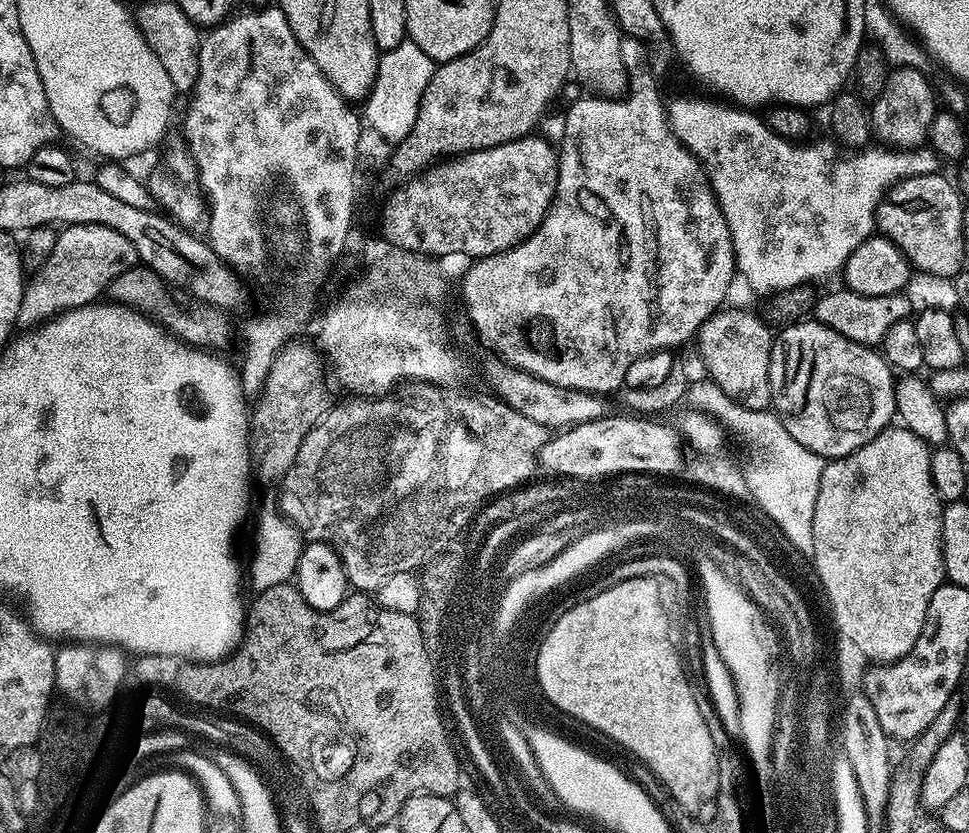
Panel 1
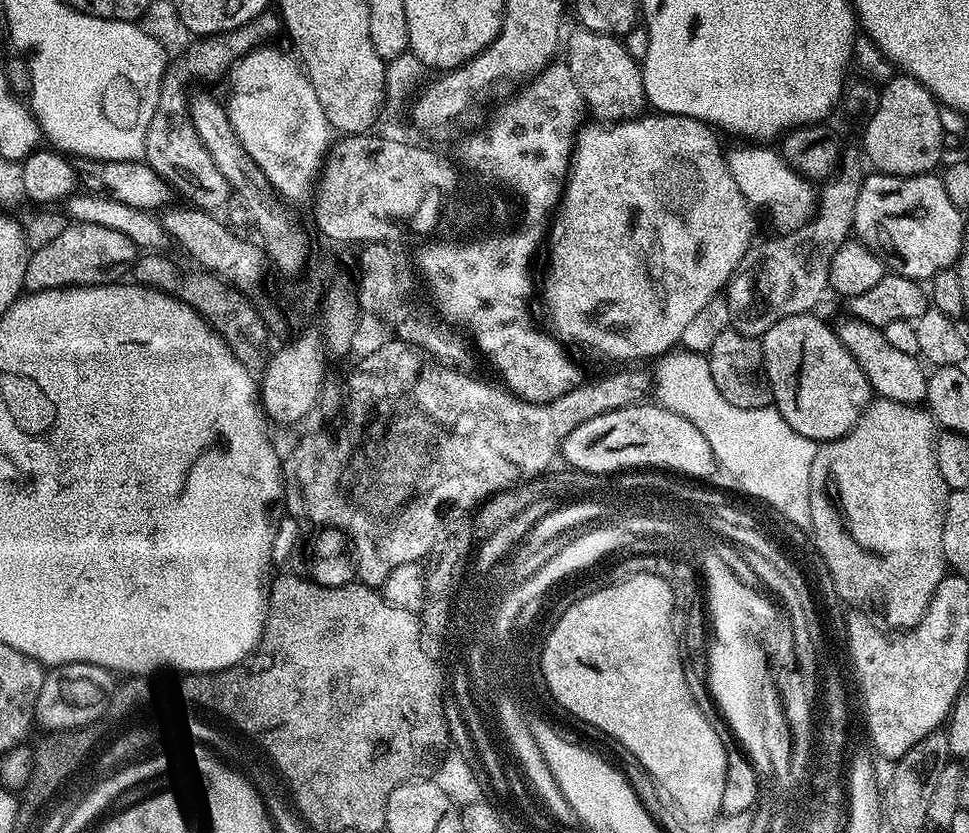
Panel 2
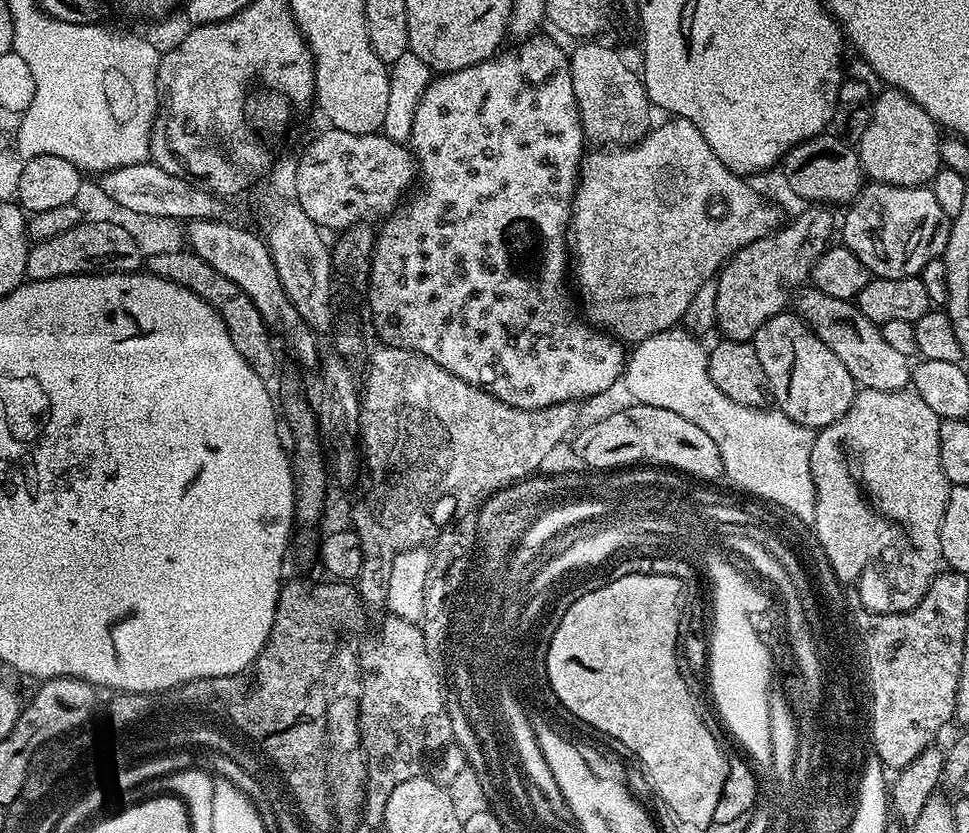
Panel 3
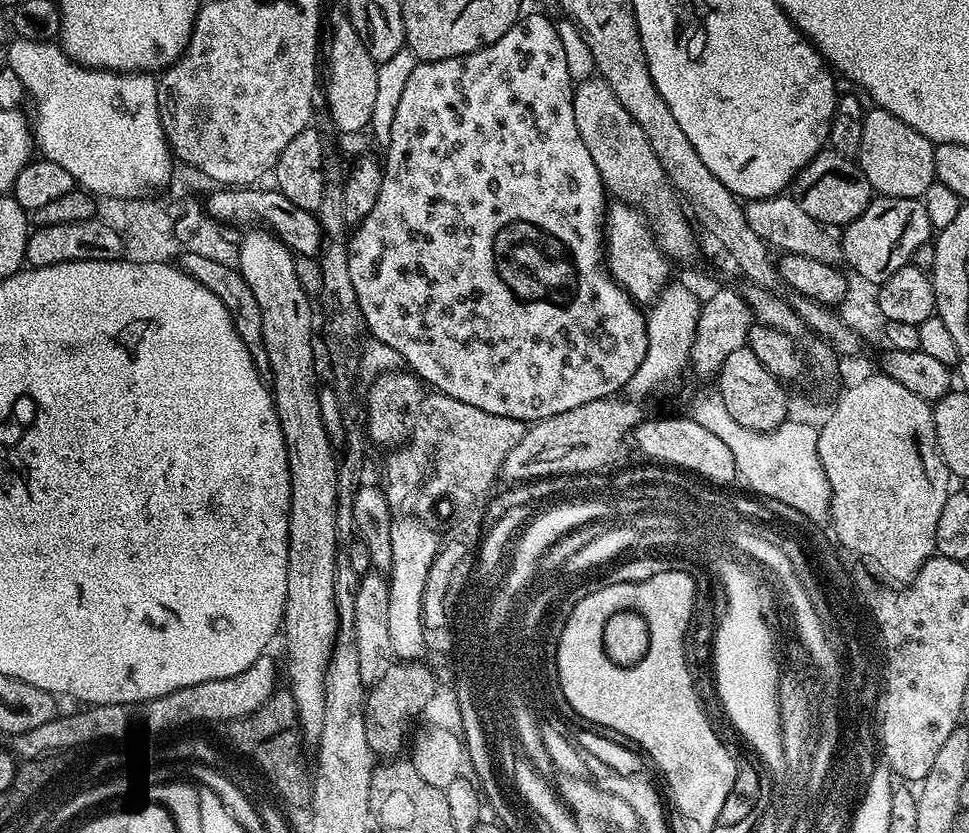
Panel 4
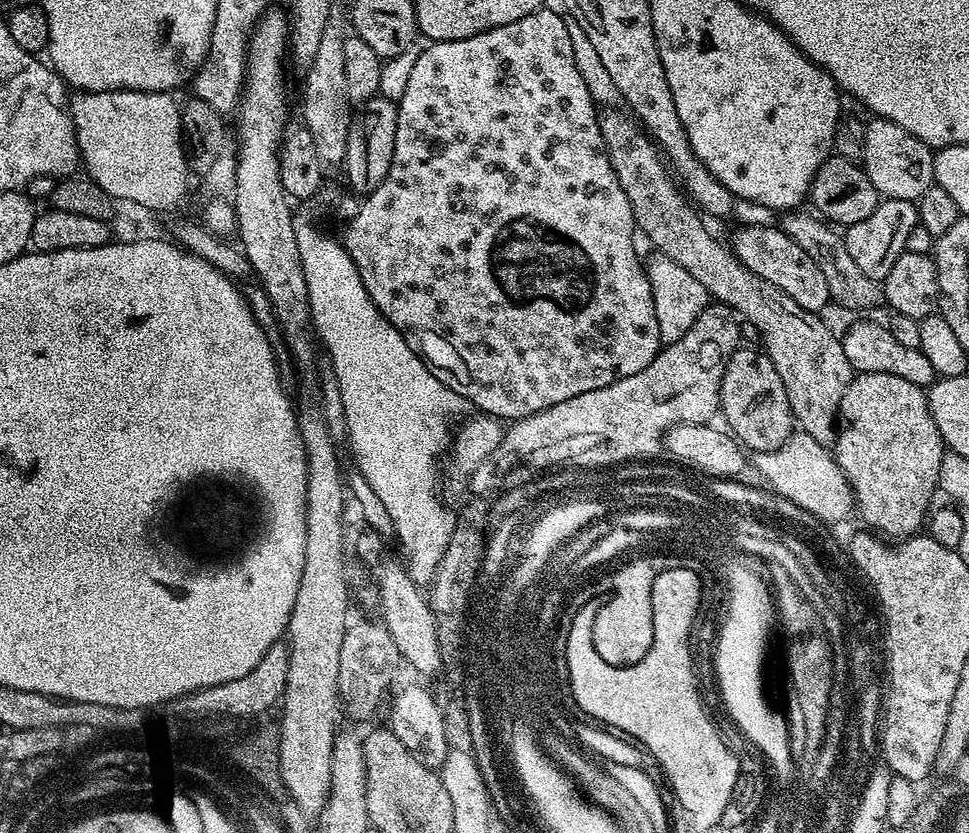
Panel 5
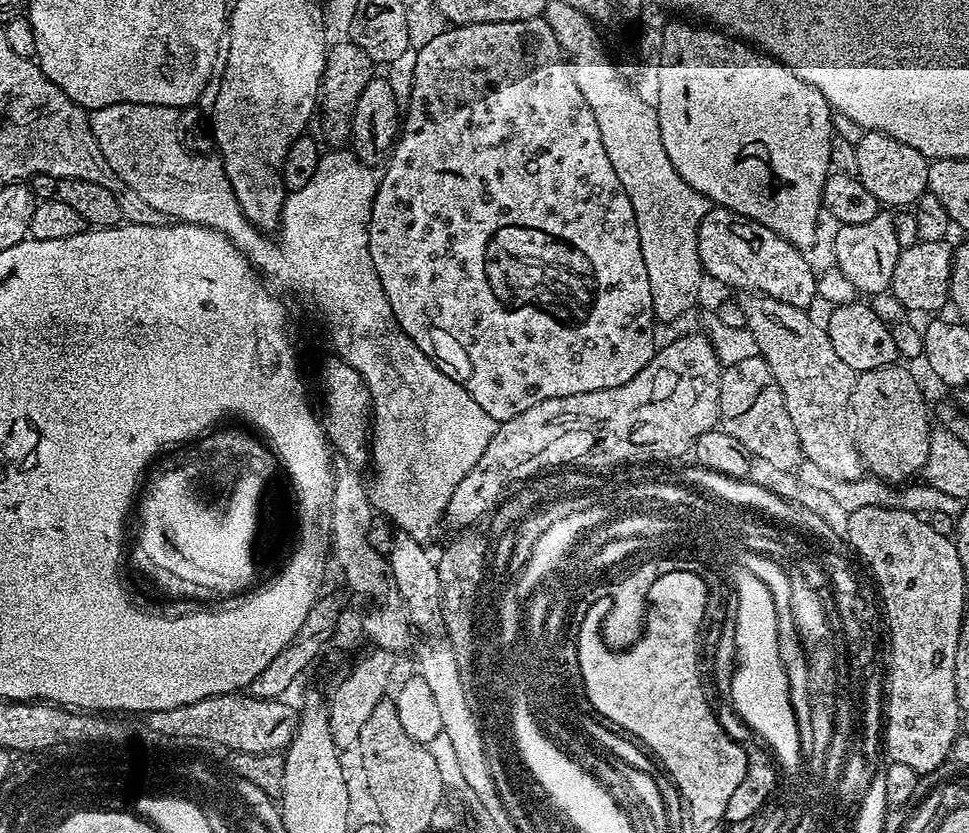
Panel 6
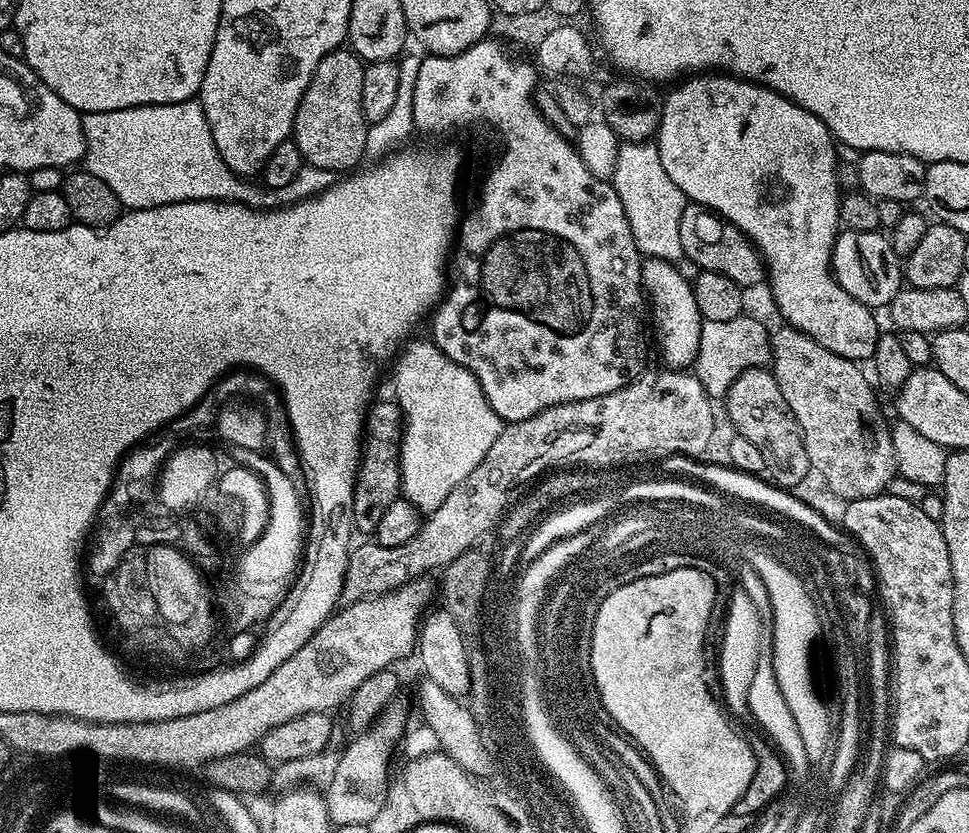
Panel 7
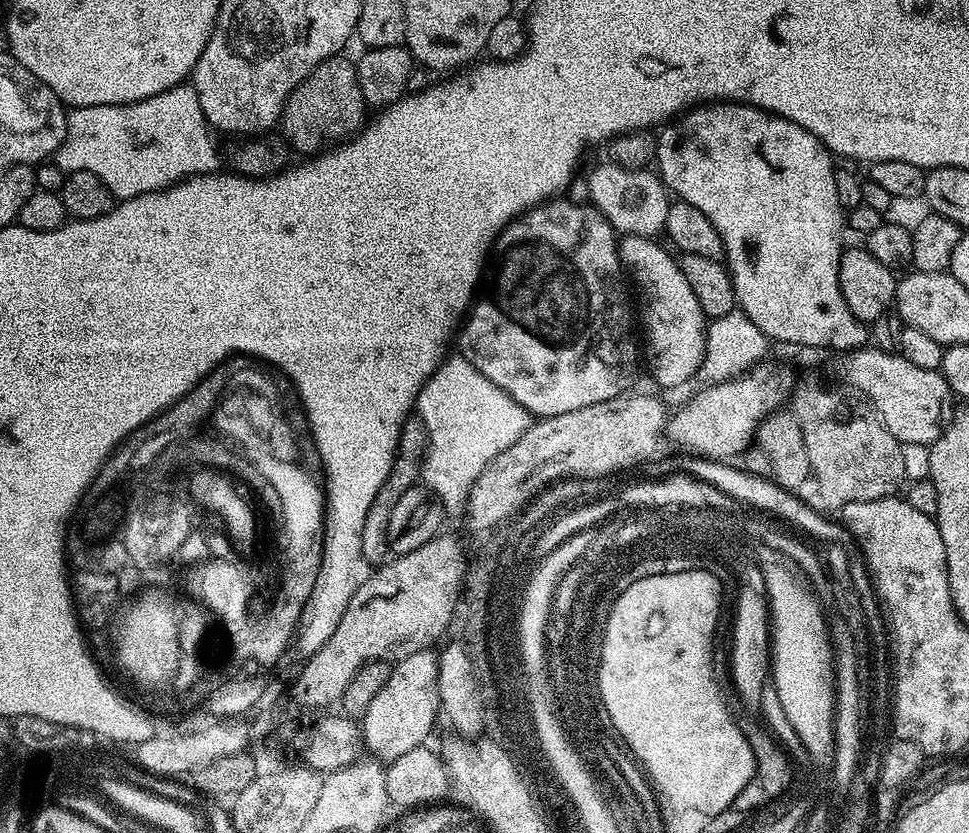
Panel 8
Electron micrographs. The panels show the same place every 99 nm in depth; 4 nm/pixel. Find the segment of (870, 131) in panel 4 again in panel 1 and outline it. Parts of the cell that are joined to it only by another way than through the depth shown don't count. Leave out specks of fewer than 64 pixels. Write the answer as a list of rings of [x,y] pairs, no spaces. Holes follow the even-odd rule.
[[[897,68],[889,71],[882,94],[878,94],[878,98],[870,104],[870,127],[875,139],[880,139],[877,141],[896,150],[918,148],[927,141],[932,119],[938,111],[938,96],[936,100],[932,93],[932,84],[924,75],[918,68]]]

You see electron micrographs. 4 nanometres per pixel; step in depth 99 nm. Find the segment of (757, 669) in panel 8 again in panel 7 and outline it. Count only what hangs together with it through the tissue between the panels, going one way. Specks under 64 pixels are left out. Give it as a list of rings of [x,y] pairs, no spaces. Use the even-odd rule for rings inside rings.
[[[742,584],[736,586],[730,598],[724,632],[720,644],[720,658],[718,660],[718,672],[720,684],[724,694],[723,703],[733,719],[751,723],[752,711],[749,708],[749,694],[751,683],[754,682],[755,671],[763,659],[762,653],[762,613],[754,606]]]

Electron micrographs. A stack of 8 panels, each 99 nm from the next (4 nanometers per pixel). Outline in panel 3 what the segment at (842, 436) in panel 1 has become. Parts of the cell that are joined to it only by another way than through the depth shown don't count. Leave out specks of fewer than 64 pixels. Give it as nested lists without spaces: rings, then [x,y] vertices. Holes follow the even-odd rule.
[[[788,310],[778,313],[758,329],[754,343],[758,362],[762,362],[768,379],[771,399],[774,404],[776,400],[775,407],[791,420],[819,430],[829,428],[850,410],[858,391],[856,380],[850,370],[842,366],[838,354],[834,354],[799,315]]]

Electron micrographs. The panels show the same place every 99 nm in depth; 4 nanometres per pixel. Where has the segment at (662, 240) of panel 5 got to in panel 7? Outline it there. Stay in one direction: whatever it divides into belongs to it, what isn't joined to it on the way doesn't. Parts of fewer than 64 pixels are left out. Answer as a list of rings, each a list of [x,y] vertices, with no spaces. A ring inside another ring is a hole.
[[[780,326],[780,329],[771,333],[771,341],[770,372],[776,377],[782,398],[786,398],[790,410],[794,410],[794,418],[798,418],[812,467],[821,472],[830,490],[848,501],[881,495],[898,473],[892,434],[889,425],[884,425],[880,417],[876,392],[871,382],[864,377],[860,369],[863,367],[855,360],[842,358],[838,352],[826,350],[826,346],[818,343],[814,336],[802,334],[796,328]]]

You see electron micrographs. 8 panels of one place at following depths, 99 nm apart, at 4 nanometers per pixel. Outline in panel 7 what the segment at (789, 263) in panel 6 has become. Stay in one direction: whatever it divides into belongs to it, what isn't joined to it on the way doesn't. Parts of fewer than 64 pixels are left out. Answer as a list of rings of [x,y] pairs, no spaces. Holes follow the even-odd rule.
[[[685,203],[678,234],[682,238],[684,260],[687,263],[697,264],[697,269],[725,275],[744,290],[749,290],[763,280],[765,283],[766,265],[756,245],[748,239],[746,233],[738,230],[723,216],[716,215],[712,209],[705,208],[703,204]]]

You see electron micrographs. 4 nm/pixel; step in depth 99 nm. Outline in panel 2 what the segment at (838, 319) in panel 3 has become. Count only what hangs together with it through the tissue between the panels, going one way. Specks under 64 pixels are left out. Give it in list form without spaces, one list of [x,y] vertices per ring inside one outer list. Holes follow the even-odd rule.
[[[855,318],[847,319],[838,324],[840,340],[855,354],[856,361],[860,363],[862,370],[868,376],[868,381],[872,384],[873,393],[877,397],[893,400],[899,404],[923,405],[928,395],[929,377],[929,373],[924,372],[925,365],[917,357],[890,346],[881,329]]]

